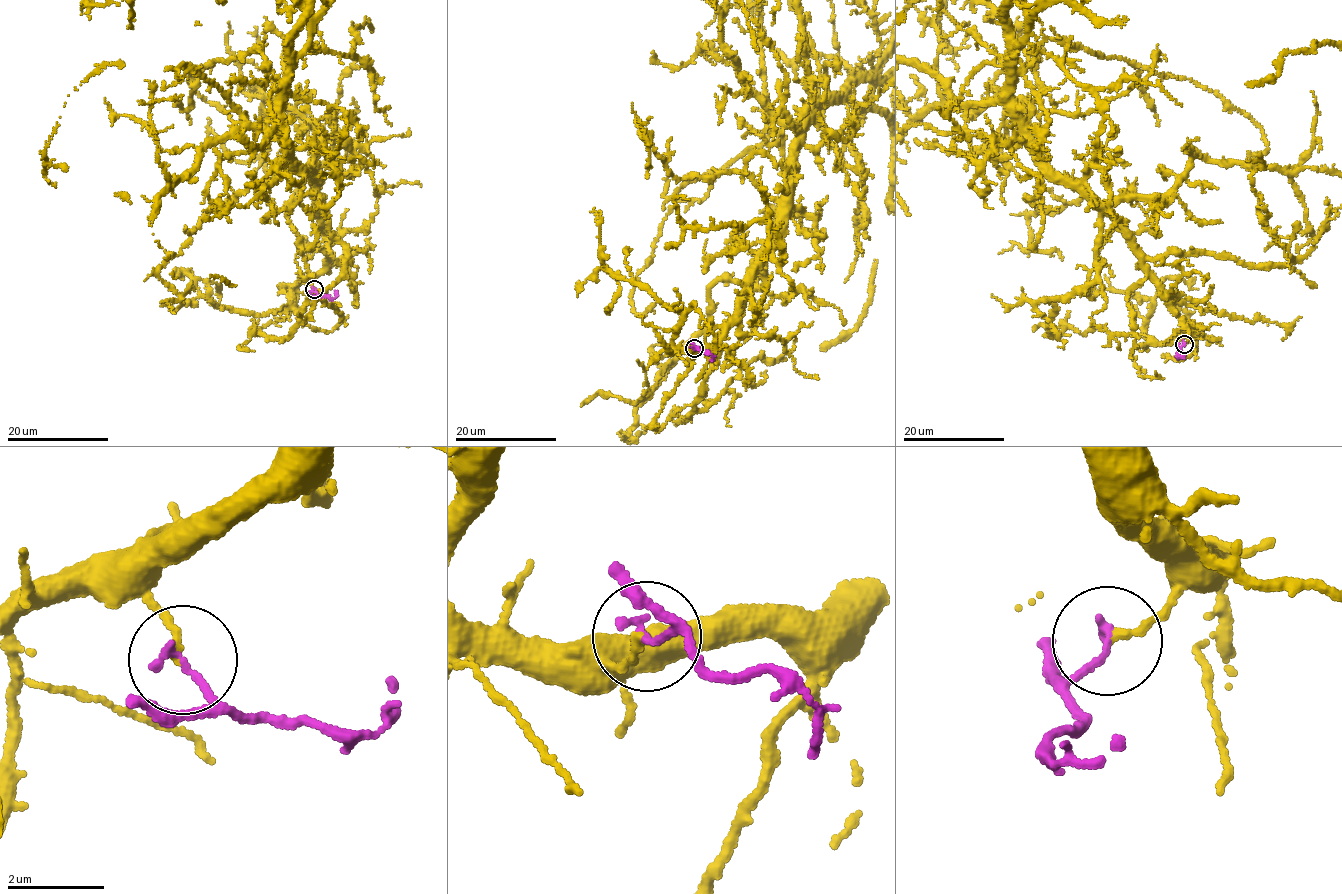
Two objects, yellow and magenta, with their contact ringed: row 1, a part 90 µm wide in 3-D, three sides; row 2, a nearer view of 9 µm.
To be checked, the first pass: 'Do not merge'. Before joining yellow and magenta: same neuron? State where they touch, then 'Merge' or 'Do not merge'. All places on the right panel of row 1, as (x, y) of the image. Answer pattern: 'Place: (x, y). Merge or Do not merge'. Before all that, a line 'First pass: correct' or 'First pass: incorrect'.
First pass: correct
Place: (1184, 344). Do not merge

